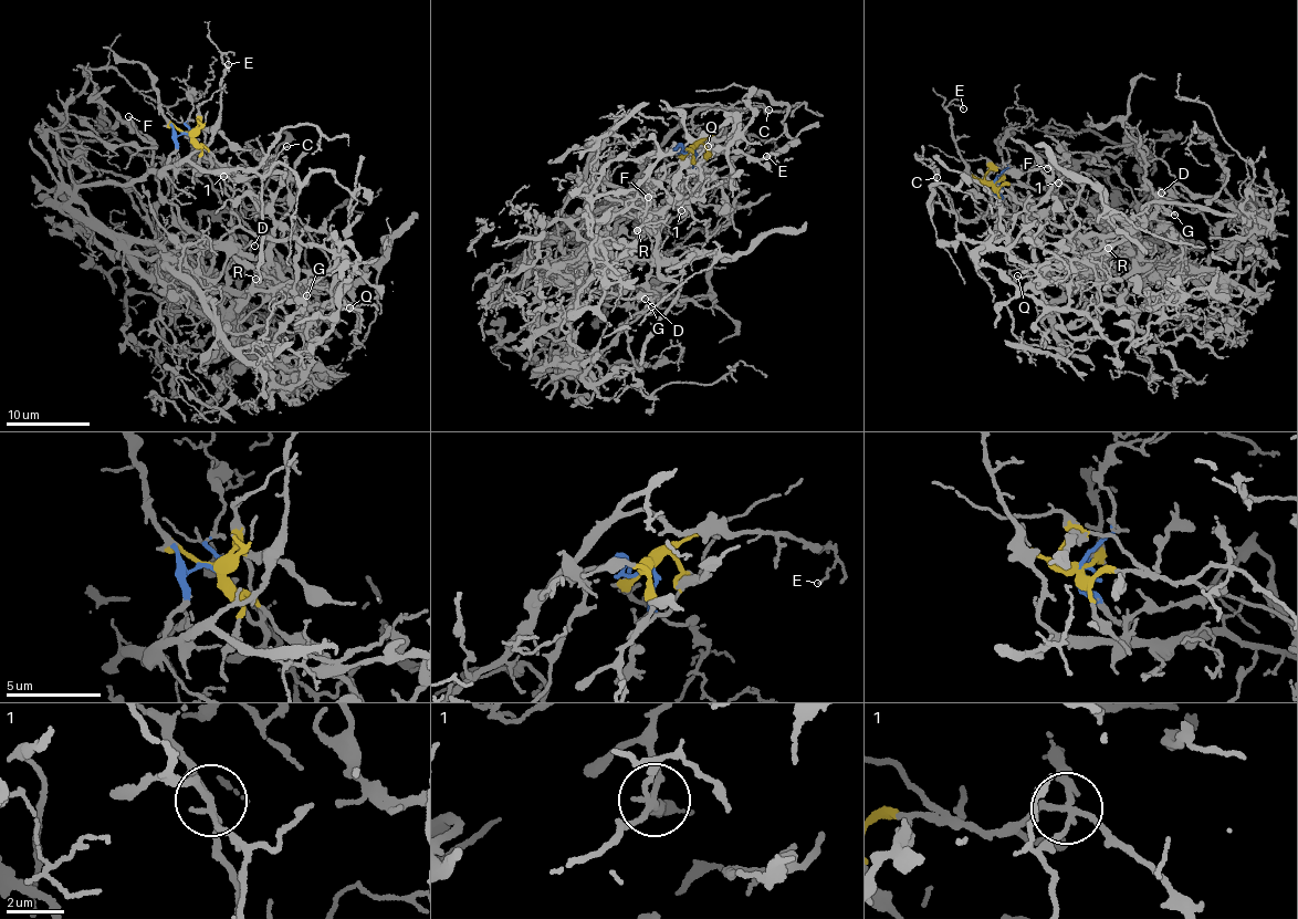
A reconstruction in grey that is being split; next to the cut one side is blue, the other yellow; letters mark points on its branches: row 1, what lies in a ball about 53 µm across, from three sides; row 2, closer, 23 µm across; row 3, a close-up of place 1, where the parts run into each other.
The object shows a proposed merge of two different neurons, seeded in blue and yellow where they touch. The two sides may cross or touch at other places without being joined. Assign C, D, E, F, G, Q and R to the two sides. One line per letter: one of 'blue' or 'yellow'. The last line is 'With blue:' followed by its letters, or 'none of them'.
C: blue
D: yellow
E: blue
F: yellow
G: yellow
Q: yellow
R: yellow
With blue: C, E

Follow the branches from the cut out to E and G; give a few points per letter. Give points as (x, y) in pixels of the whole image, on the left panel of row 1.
E: (189, 134), (174, 137), (168, 165), (208, 142), (220, 106), (222, 55), (227, 54), (227, 64)
G: (189, 134), (271, 212), (271, 262), (284, 283), (279, 277), (288, 272), (307, 296)

